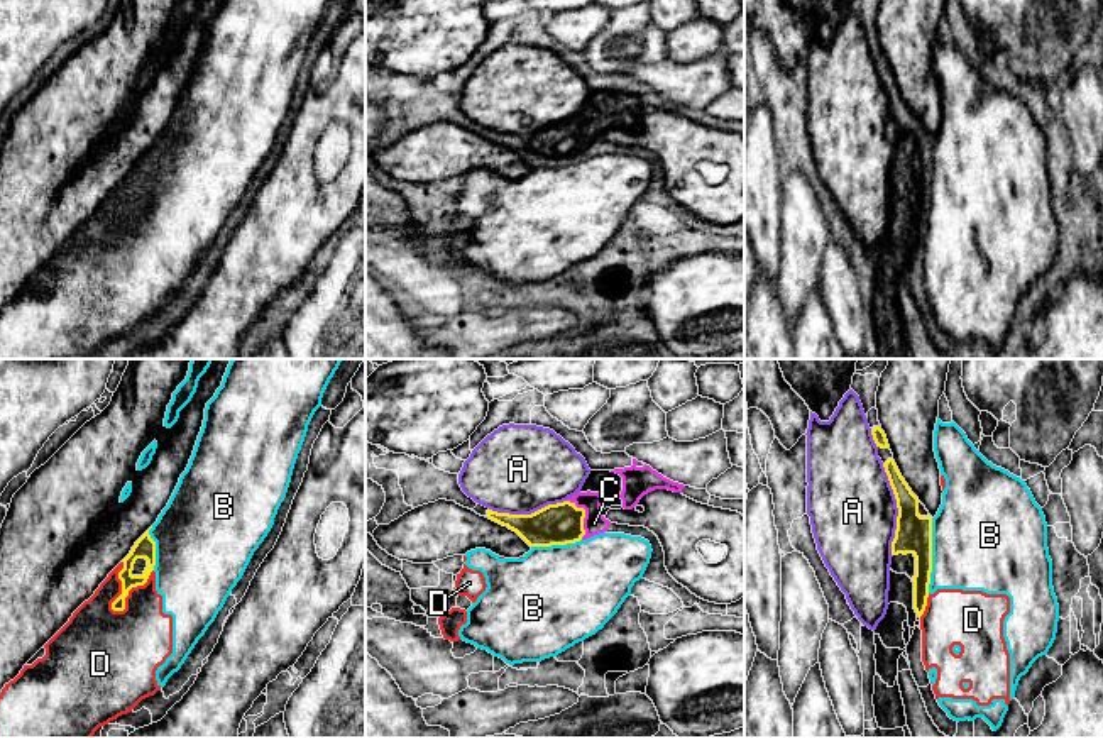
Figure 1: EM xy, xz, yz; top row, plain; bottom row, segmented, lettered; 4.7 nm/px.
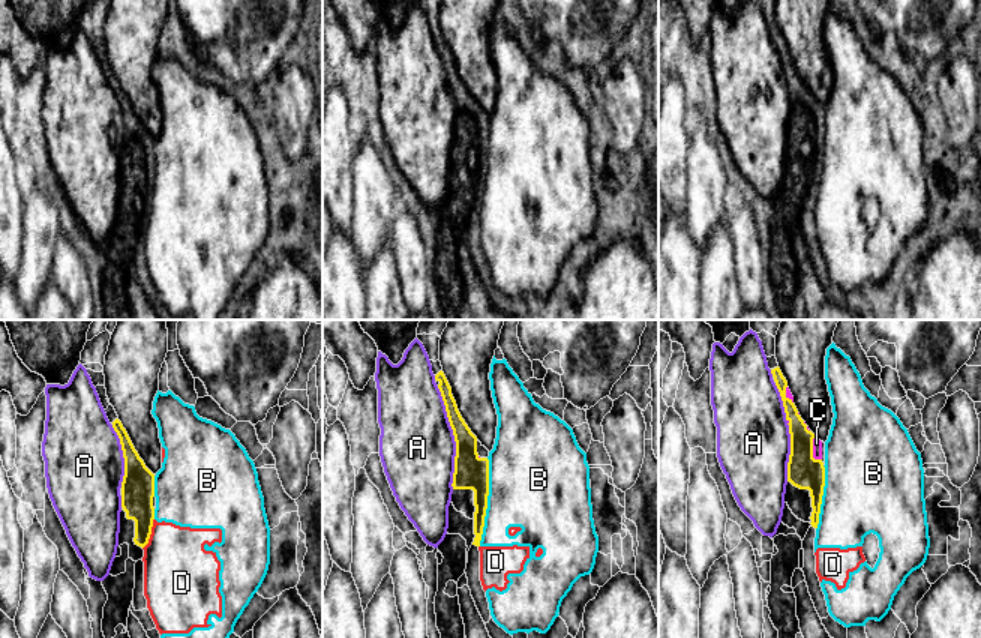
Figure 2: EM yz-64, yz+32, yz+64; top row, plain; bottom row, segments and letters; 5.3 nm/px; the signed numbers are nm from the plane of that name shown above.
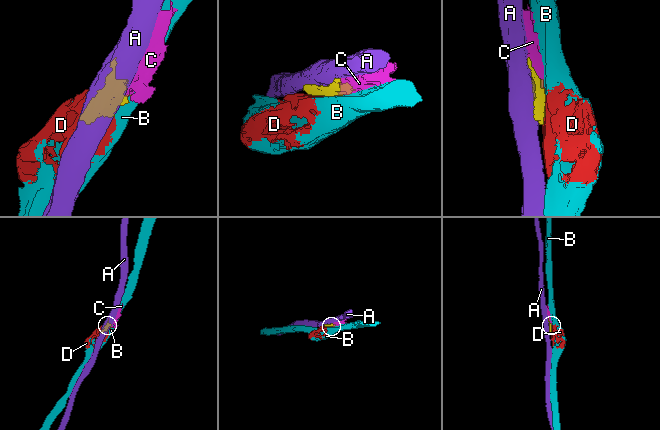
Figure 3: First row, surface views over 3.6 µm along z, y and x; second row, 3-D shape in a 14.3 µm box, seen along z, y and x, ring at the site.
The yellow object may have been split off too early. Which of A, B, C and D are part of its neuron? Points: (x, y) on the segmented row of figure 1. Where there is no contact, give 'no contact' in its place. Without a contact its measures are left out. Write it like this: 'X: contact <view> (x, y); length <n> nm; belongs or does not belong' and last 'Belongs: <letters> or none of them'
A: contact yz (899, 510); length 440 nm; does not belong
B: contact yz (931, 556); length 360 nm; does not belong
C: contact xz (584, 517); length 200 nm; belongs
D: contact xy (127, 593); length 280 nm; does not belong
Belongs: C

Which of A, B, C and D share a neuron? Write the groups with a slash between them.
A / B D / C

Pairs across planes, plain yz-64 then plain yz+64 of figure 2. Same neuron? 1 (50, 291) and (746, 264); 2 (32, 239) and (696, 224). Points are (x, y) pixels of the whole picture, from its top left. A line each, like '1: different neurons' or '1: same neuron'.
1: different neurons
2: same neuron

